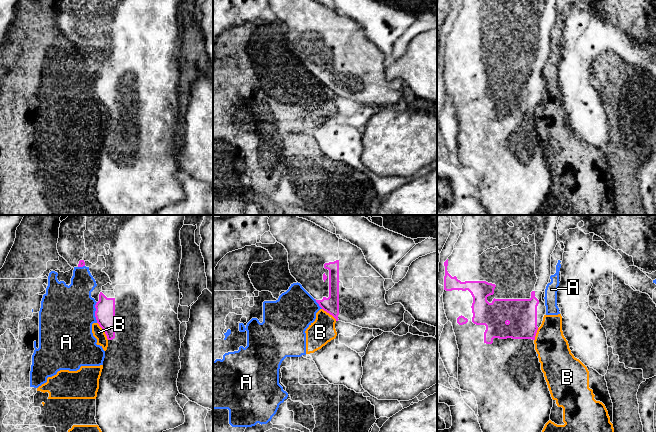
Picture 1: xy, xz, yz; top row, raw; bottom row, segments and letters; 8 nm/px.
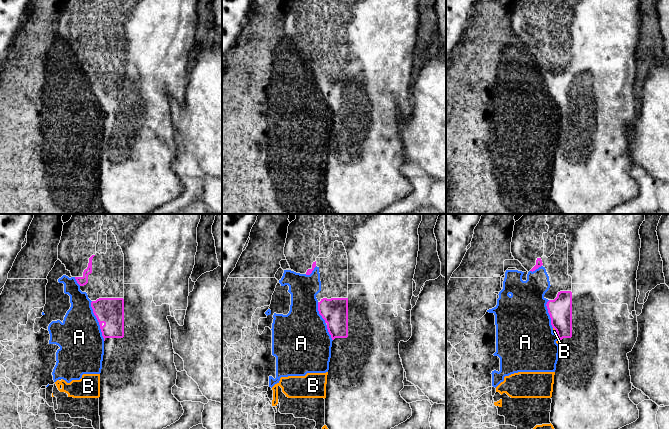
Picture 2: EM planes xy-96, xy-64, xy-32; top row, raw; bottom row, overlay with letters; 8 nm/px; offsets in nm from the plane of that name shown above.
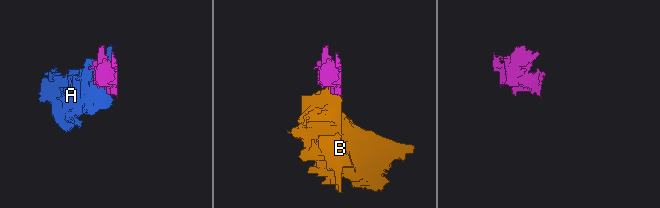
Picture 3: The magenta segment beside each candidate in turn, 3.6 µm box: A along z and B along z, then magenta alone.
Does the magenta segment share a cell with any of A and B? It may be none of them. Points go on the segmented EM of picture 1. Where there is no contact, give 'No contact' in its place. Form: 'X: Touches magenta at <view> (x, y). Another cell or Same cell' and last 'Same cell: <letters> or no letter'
A: Touches magenta at xy (95, 312). Another cell
B: Touches magenta at xy (104, 330). Another cell
Same cell: no letter

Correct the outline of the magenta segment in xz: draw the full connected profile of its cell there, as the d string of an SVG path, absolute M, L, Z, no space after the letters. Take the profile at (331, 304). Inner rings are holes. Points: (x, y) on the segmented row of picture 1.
M271 215L268 224L273 237L288 252L291 275L336 321L384 332L392 332L403 322L404 306L386 303L385 279L367 263L360 248L297 216Z

